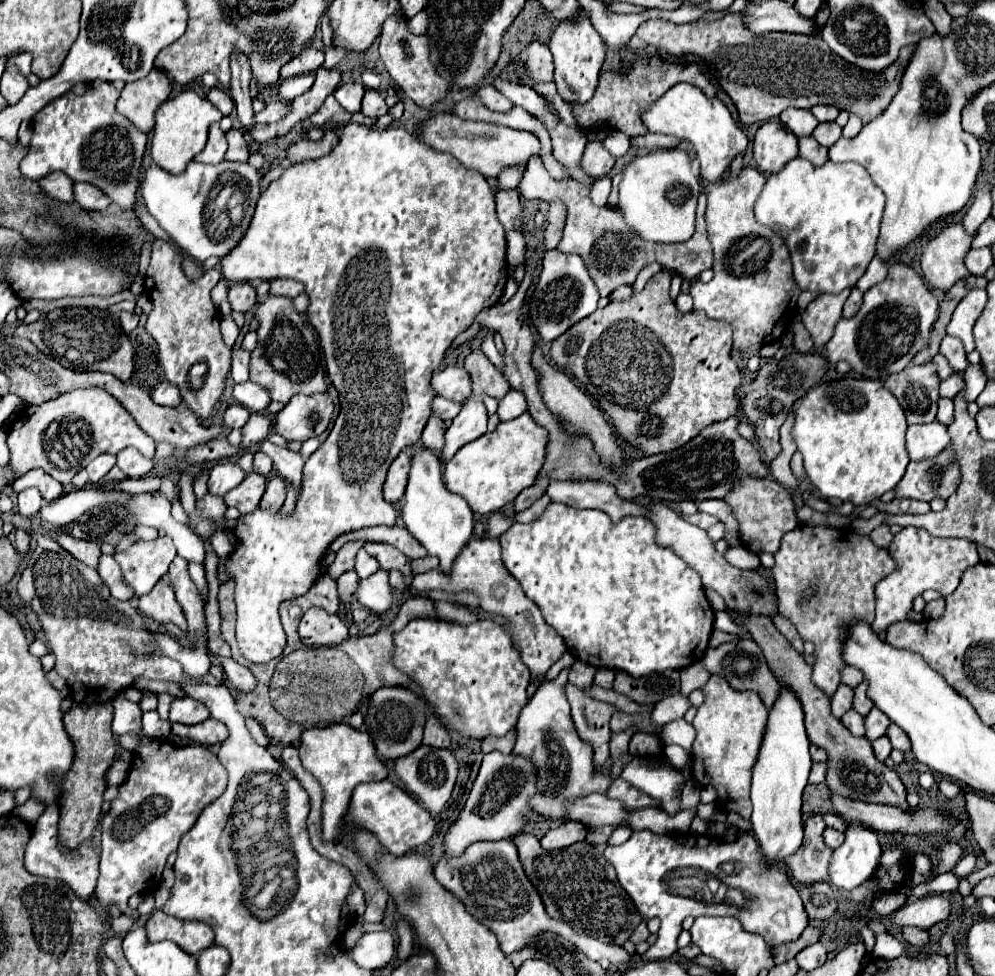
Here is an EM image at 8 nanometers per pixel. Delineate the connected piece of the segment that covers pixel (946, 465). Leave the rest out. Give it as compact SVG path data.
M951 448L923 462L909 462L905 476L897 484L897 498L913 498L931 502L933 498L947 500L959 486L961 472Z

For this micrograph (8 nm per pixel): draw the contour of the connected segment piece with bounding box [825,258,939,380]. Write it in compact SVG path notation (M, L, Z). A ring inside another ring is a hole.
M895 258L893 262L887 262L887 278L865 292L857 316L849 320L843 318L837 324L837 332L825 346L825 356L833 366L839 360L845 360L857 374L885 380L909 366L919 348L927 344L931 326L937 320L937 310L939 302L925 286L923 278L911 266Z

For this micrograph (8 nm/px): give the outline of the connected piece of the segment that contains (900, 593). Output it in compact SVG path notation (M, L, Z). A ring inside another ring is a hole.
M905 526L899 534L893 536L893 542L889 544L889 554L895 556L897 570L885 576L877 586L875 586L875 596L877 596L877 616L871 628L875 634L883 634L889 624L907 620L907 612L911 610L911 604L915 596L919 596L923 590L937 590L943 598L949 596L959 580L961 574L969 568L979 564L979 554L977 554L977 544L963 540L963 538L943 538L943 540L929 540L931 536L927 532L921 532L915 526Z

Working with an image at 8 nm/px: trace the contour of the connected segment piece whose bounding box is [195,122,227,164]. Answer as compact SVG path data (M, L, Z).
M213 122L209 126L207 146L201 154L195 156L195 160L203 162L203 164L219 164L225 160L225 152L227 152L227 138L225 138L223 130L219 128L219 122Z

